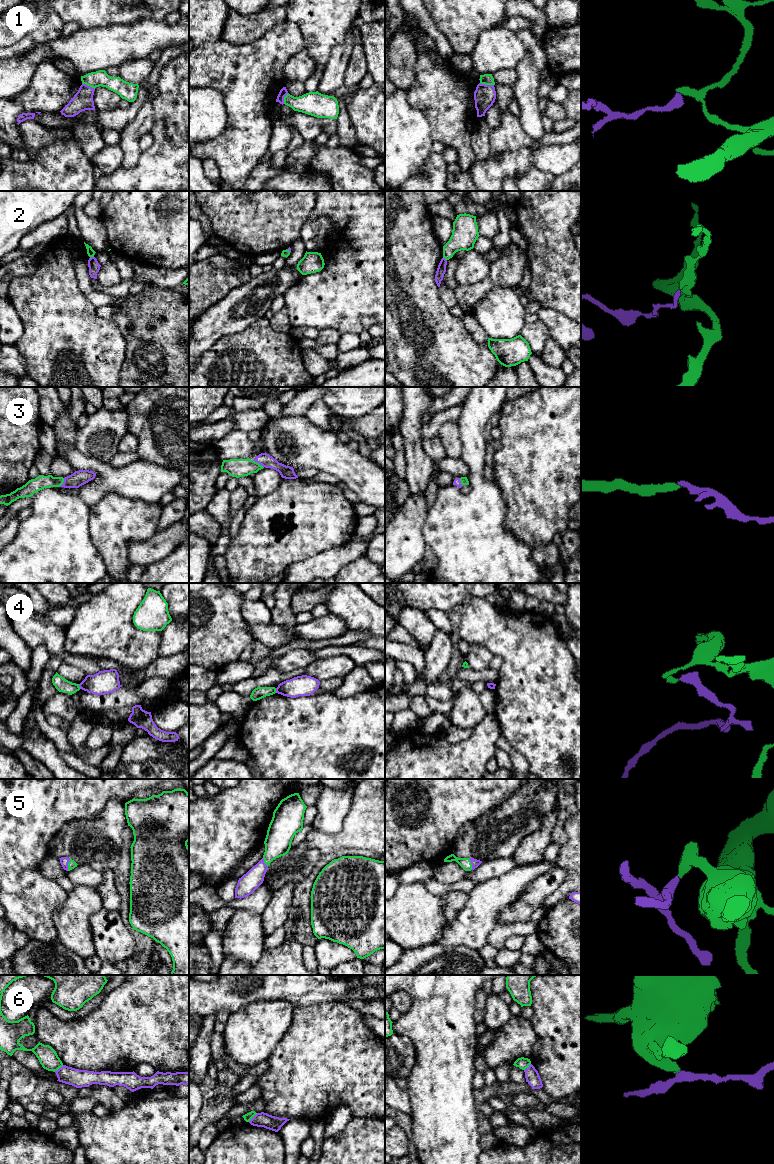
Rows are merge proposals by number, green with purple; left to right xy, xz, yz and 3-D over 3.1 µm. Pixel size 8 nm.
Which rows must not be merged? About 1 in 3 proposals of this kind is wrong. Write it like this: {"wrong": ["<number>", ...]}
{"wrong": ["1", "2", "4", "6"]}

